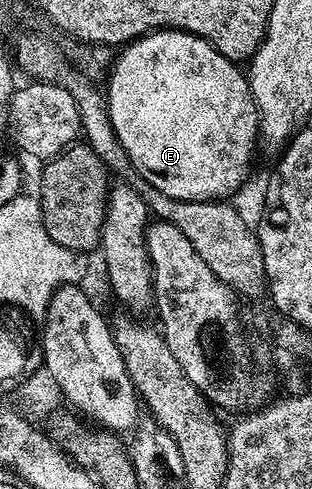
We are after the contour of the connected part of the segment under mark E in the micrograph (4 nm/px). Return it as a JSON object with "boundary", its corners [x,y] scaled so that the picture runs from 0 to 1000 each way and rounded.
{"boundary":[[[532,59],[519,63],[490,63],[478,72],[458,72],[449,80],[429,80],[423,88],[404,90],[404,94],[397,94],[391,102],[378,106],[378,110],[381,108],[385,112],[375,112],[375,119],[365,123],[362,135],[349,145],[356,164],[346,166],[343,178],[337,176],[337,196],[349,239],[359,243],[362,264],[369,266],[375,280],[385,284],[385,292],[394,299],[401,313],[410,315],[413,329],[420,329],[423,337],[433,342],[436,354],[449,356],[452,362],[478,374],[478,378],[490,378],[490,387],[510,387],[522,395],[538,397],[542,403],[577,407],[587,413],[670,413],[676,409],[724,409],[731,403],[740,403],[728,399],[747,397],[750,391],[788,370],[792,356],[798,356],[804,350],[804,331],[811,331],[817,325],[817,309],[824,317],[824,303],[837,292],[830,282],[830,235],[824,231],[824,215],[811,207],[811,190],[804,188],[804,172],[795,155],[782,151],[782,147],[776,153],[776,149],[753,139],[763,135],[756,135],[744,123],[724,121],[724,117],[718,117],[718,112],[712,112],[692,96],[673,96],[657,82],[635,80],[628,72],[609,72],[603,63],[542,63]]]}

